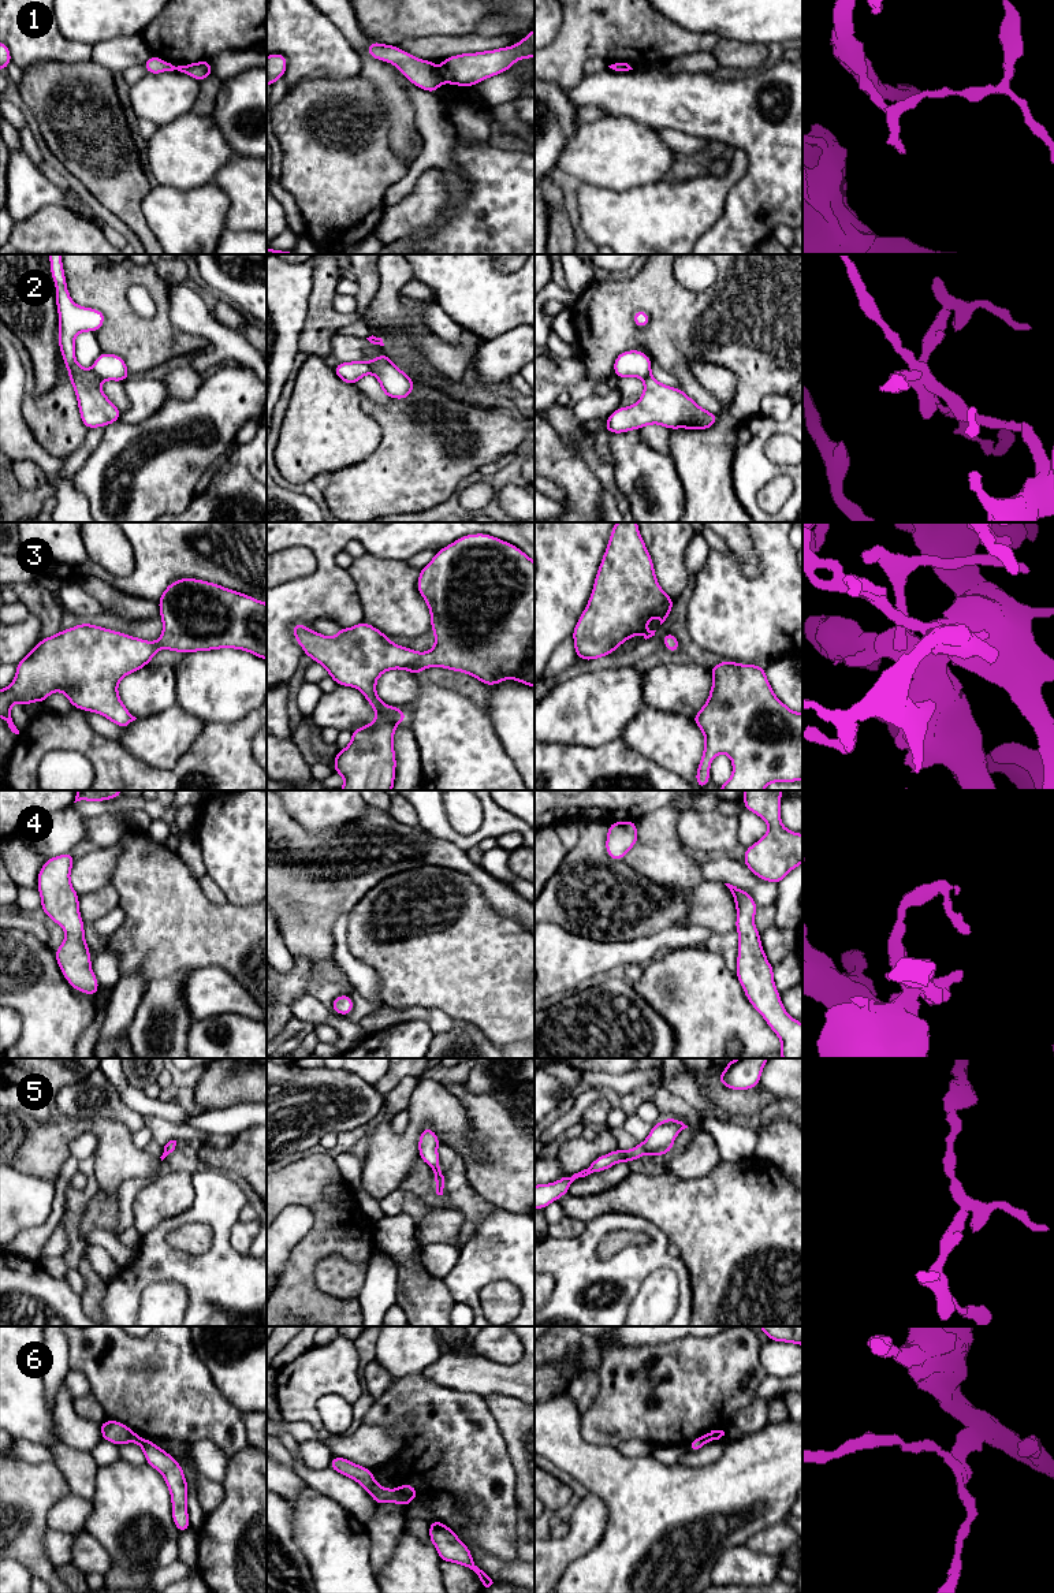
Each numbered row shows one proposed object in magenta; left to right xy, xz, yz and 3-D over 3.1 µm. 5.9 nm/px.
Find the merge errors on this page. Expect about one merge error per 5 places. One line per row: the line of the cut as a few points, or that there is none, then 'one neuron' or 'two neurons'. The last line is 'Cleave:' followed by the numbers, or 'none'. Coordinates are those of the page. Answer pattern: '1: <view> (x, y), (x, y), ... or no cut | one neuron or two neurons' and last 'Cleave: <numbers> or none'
1: xz (436, 70), (443, 81) | two neurons
2: xy (89, 371), (101, 379) | two neurons
3: no cut | one neuron
4: no cut | one neuron
5: no cut | one neuron
6: xz (398, 1489), (410, 1499) | two neurons
Cleave: 1, 2, 6

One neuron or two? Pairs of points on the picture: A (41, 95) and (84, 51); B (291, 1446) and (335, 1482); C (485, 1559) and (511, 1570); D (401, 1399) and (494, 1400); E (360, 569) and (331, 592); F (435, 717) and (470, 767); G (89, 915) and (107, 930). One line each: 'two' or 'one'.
A: two
B: one
C: one
D: two
E: two
F: one
G: two

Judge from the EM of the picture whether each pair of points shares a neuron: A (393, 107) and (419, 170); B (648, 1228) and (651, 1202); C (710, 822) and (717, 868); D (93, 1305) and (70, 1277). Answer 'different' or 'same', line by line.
A: different
B: different
C: different
D: different

